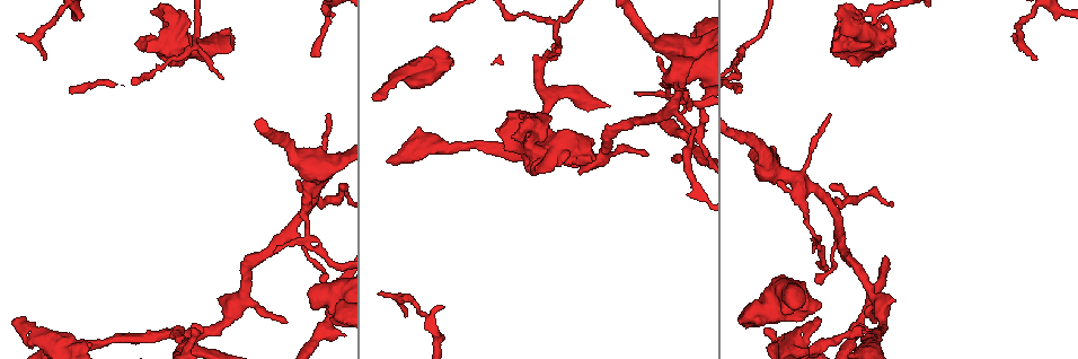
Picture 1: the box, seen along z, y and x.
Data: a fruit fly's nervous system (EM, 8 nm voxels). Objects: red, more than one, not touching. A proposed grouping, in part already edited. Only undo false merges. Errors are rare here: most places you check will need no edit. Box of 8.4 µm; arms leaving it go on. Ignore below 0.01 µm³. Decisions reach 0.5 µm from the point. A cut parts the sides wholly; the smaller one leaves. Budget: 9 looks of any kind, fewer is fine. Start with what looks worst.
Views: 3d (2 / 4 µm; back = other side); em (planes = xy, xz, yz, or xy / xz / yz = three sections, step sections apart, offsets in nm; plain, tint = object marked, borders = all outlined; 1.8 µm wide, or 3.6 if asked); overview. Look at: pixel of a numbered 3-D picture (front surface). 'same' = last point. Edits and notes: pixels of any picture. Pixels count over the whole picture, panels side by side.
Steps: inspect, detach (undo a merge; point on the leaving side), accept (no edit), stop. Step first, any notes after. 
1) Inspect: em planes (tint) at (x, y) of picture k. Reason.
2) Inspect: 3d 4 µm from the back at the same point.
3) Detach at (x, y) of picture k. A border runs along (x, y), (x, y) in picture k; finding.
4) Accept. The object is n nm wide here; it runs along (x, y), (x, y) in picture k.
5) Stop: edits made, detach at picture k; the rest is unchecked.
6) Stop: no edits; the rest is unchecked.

Inspect: 3d 4 µm at (322, 176) of picture 1. Two arms at a narrow angle.

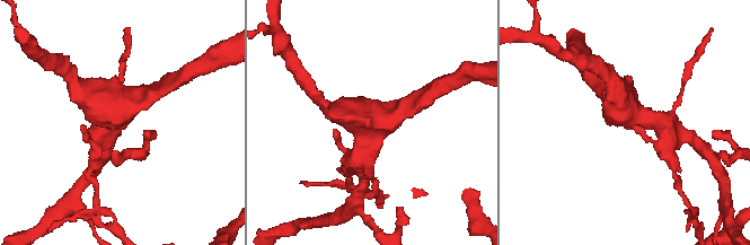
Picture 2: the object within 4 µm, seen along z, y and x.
Inspect: em 3.6 µm xy step 4 (tint) at (640, 117) of picture 2.

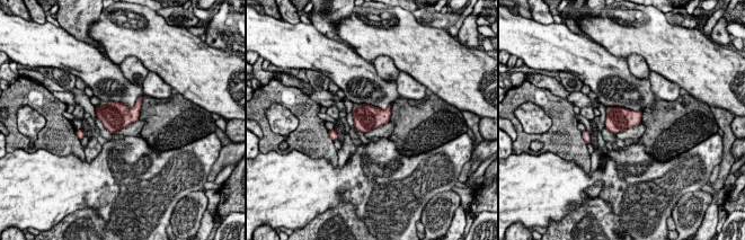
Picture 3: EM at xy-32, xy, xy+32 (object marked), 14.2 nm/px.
Accept. The object is 360 nm wide here; all the same neuron.

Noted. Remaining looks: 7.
Inspect: 3d 2 µm at (223, 40) of picture 1. Calibre changes.

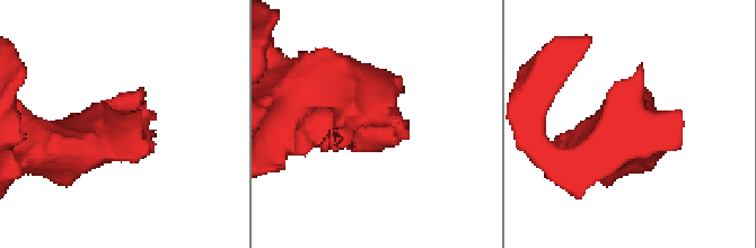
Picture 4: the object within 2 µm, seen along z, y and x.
Inspect: em planes (borders) at (117, 119) of picture 4. Now the EM.

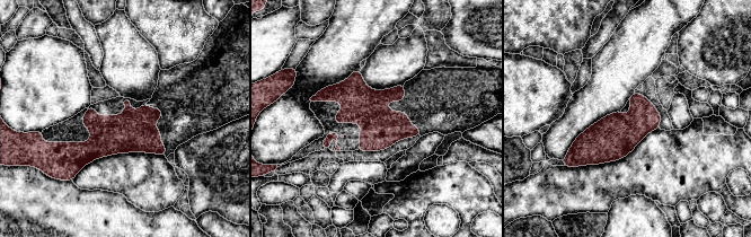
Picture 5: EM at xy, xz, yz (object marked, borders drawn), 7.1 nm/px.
Accept. It runs along (315, 98), (353, 95), (417, 133) in picture 5; continuous, no second neuron.

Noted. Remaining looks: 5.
Inspect: 3d 4 µm at (325, 35) of picture 1. A narrow waist.

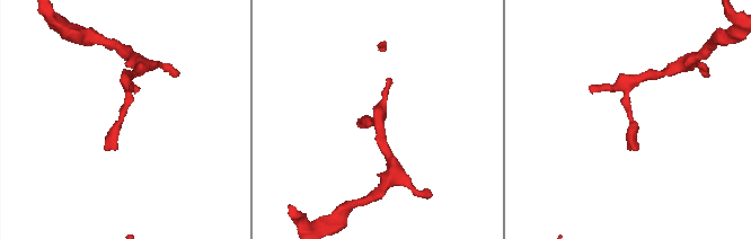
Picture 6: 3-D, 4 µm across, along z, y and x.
Inspect: em planes (borders) at (627, 113) of picture 6.

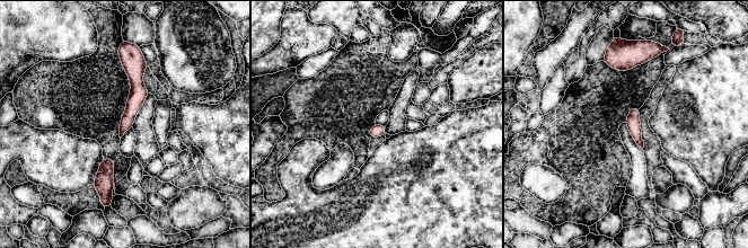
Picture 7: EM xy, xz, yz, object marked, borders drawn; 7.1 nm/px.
Accept. It runs along (130, 59), (135, 100), (122, 130) in picture 7; continuous, no second neuron.

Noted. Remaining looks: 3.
Inspect: em yz step 4 (tint) at (398, 300) of picture 1. Sharp bend.

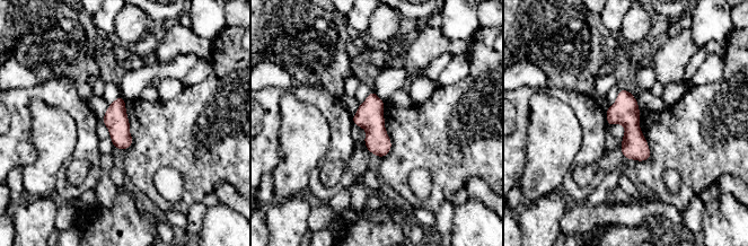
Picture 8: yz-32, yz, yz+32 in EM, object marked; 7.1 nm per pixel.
Accept. The object is 170 nm wide here; continuous, no second neuron.

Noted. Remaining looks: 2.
Stop: no edits; the rest is unchecked.

